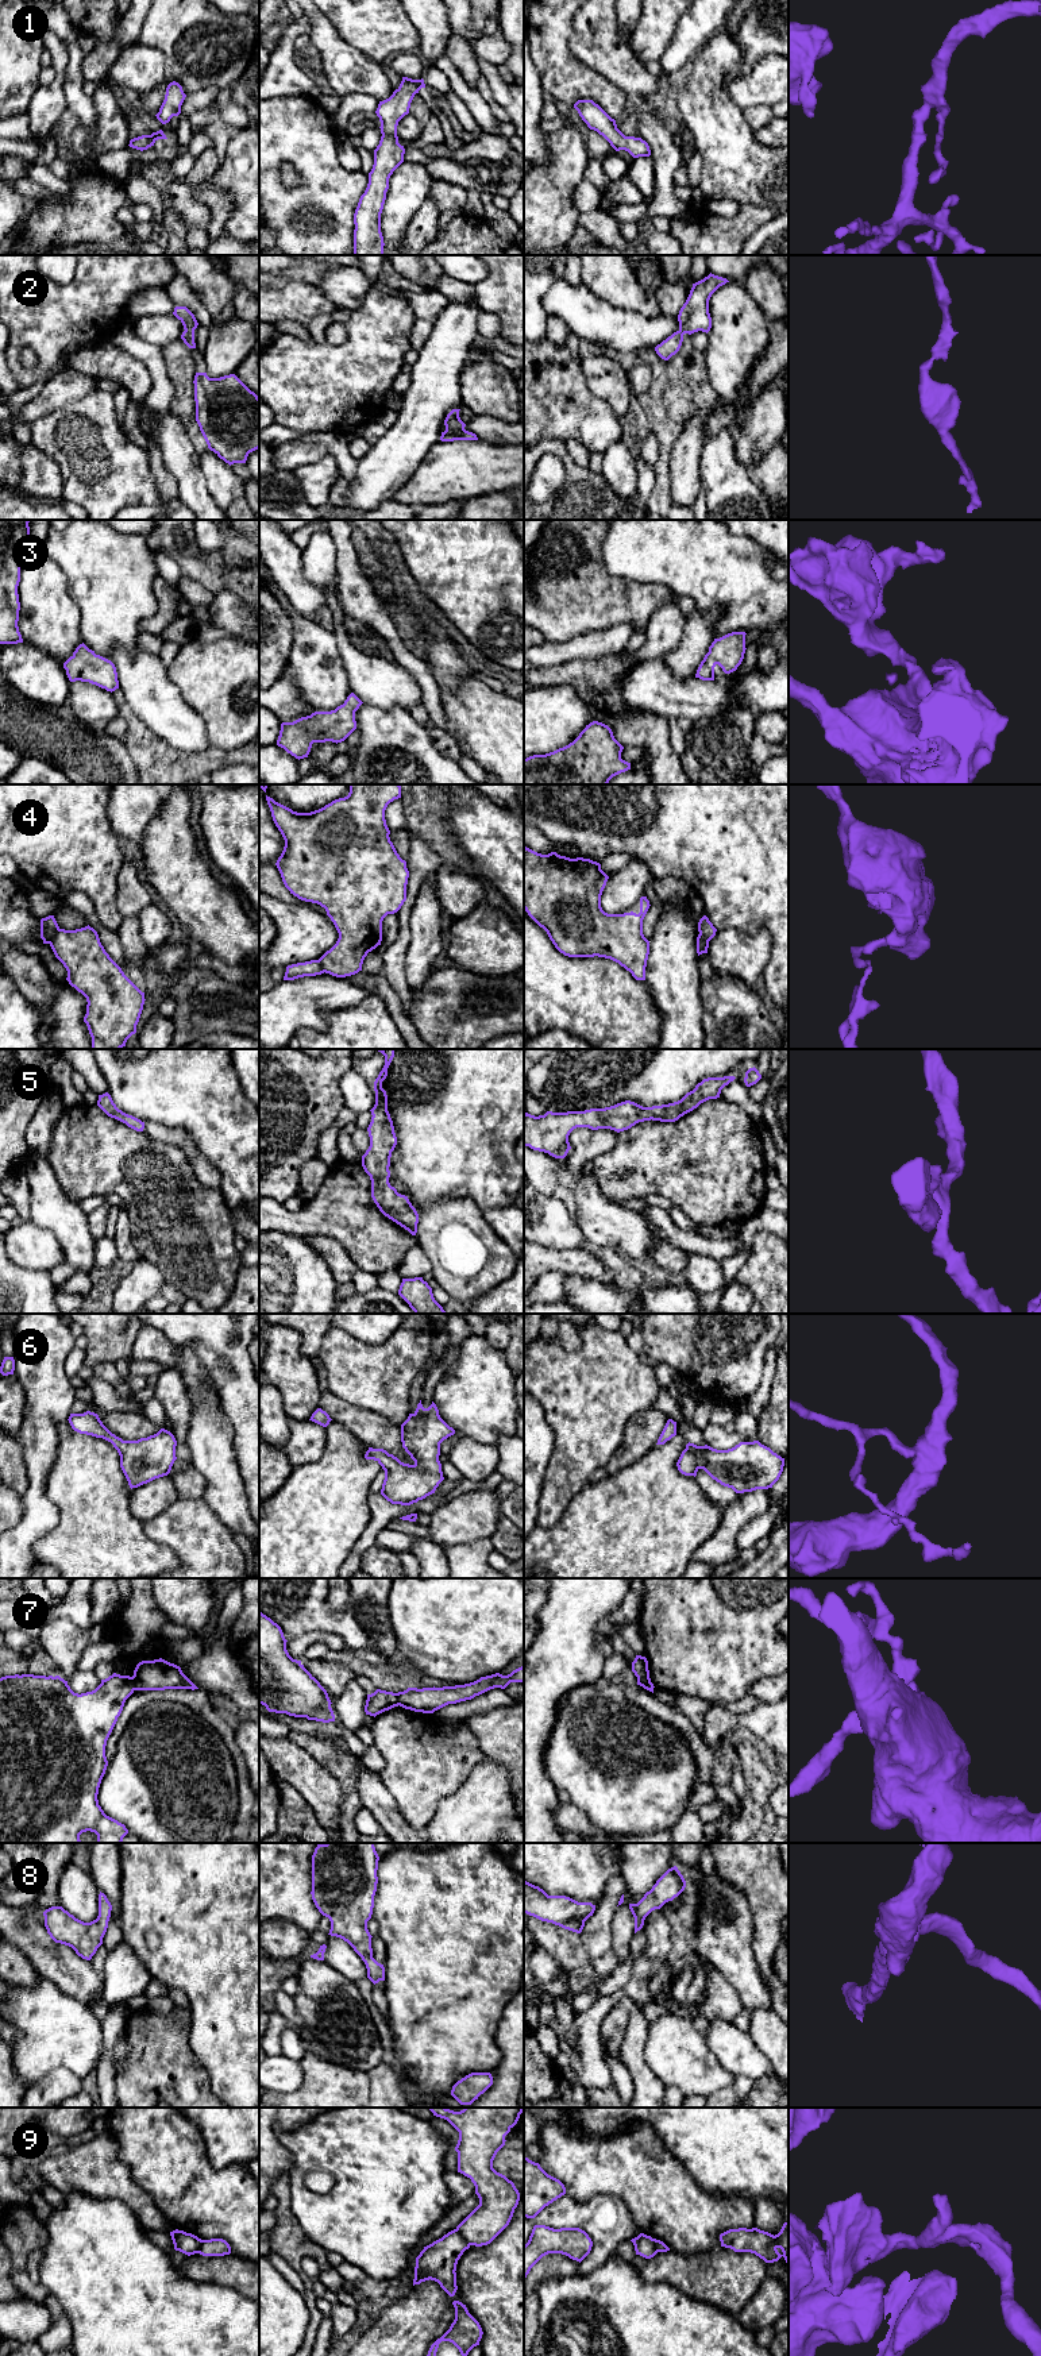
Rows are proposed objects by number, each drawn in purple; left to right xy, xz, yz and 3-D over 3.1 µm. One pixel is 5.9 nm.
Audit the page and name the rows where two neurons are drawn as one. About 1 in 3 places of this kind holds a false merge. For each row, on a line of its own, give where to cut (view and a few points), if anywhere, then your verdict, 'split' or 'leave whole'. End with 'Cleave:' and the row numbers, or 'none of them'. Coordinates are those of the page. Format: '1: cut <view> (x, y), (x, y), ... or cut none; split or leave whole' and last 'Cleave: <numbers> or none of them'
1: cut none; leave whole
2: cut none; leave whole
3: cut none; leave whole
4: cut xy (60, 929), (49, 943); split
5: cut none; leave whole
6: cut none; leave whole
7: cut xy (131, 1677), (135, 1689); split
8: cut none; leave whole
9: cut xz (455, 2229), (469, 2245); split
Cleave: 4, 7, 9

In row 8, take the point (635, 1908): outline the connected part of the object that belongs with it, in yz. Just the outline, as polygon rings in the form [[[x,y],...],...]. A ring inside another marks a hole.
[[[676,1866],[668,1869],[637,1904],[629,1904],[635,1917],[635,1933],[644,1925],[645,1917],[666,1902],[672,1901],[686,1888],[686,1881]]]

